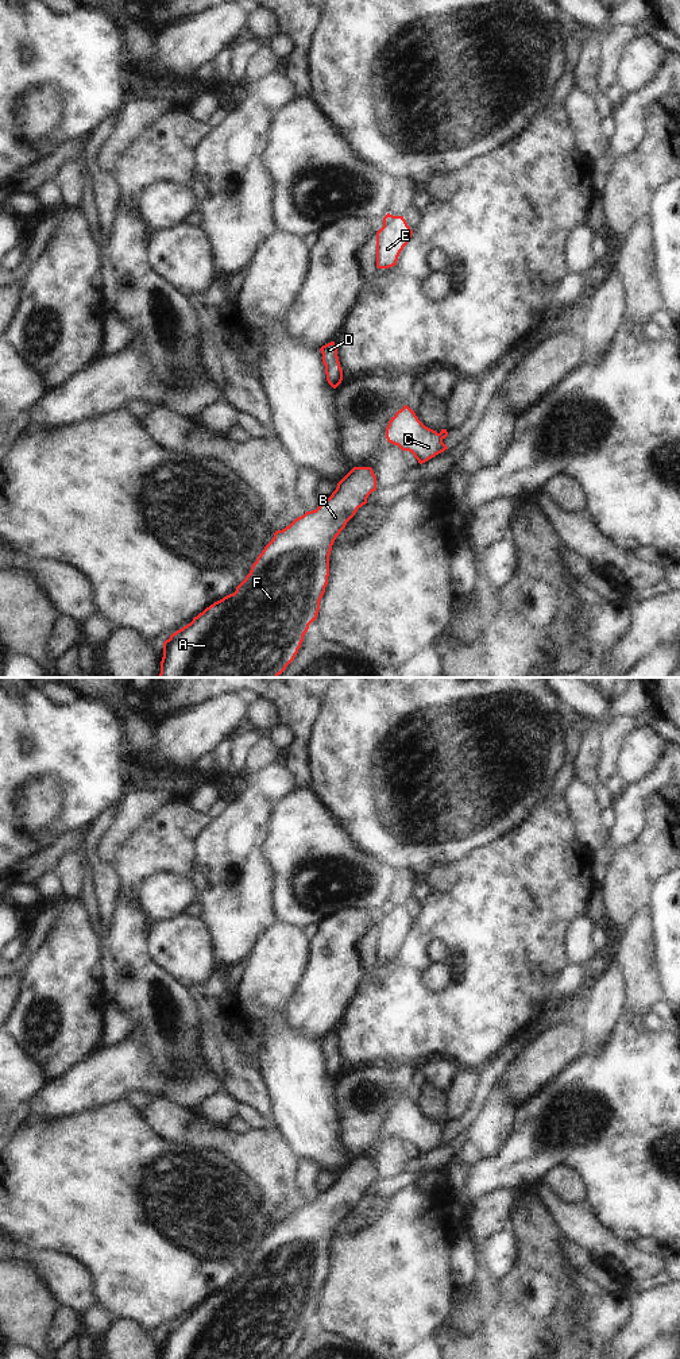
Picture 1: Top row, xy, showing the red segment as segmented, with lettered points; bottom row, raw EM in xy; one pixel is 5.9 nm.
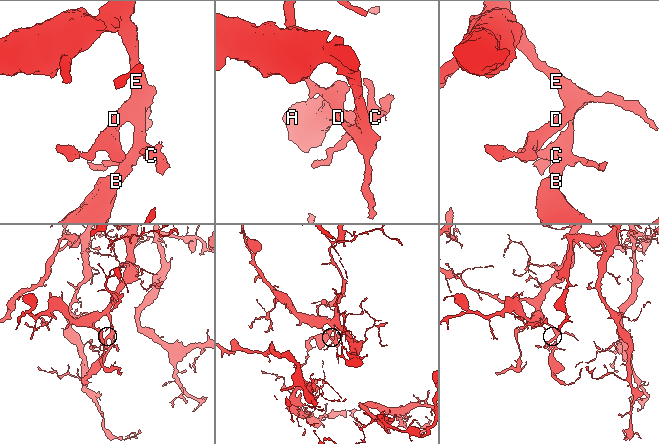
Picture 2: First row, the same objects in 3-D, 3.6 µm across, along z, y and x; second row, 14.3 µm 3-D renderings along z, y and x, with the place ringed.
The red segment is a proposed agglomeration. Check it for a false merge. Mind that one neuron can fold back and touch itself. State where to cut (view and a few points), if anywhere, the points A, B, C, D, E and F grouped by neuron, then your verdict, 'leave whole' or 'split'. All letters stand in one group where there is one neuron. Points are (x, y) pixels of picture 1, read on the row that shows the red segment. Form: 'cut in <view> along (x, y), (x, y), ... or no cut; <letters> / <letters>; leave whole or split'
no cut; A B C D E F; leave whole

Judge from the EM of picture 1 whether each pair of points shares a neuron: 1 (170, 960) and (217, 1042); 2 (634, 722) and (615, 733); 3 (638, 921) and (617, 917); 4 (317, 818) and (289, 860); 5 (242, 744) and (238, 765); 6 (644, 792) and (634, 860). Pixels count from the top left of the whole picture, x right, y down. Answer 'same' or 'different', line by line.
1: different
2: same
3: different
4: same
5: same
6: different

